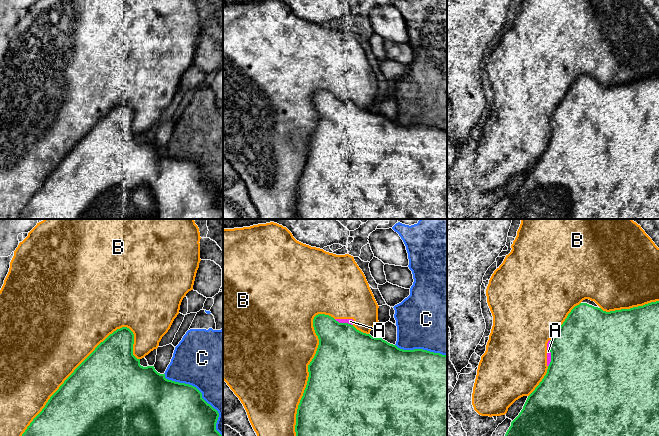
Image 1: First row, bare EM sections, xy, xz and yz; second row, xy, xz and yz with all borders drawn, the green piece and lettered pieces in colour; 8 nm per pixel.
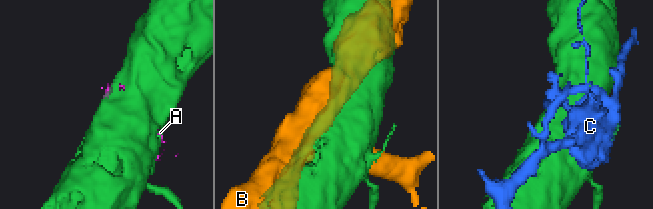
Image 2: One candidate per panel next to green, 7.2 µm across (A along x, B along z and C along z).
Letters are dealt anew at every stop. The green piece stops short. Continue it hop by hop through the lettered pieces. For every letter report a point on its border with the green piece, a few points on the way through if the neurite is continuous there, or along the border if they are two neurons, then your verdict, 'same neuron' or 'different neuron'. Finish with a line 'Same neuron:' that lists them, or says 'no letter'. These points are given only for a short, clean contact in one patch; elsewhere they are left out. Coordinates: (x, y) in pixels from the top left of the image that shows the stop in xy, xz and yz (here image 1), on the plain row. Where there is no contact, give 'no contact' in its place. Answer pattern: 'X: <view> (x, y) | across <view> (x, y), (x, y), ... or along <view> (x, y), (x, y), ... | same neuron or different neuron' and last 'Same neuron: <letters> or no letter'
A: yz (551, 129) | different neuron
B: xy (66, 155) | different neuron
C: xy (201, 171) | different neuron
Same neuron: no letter

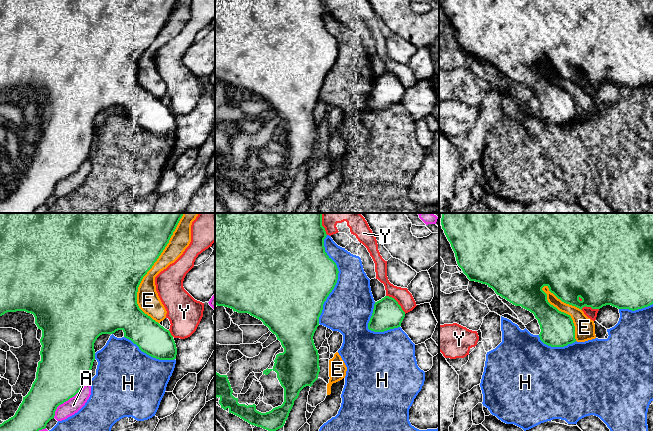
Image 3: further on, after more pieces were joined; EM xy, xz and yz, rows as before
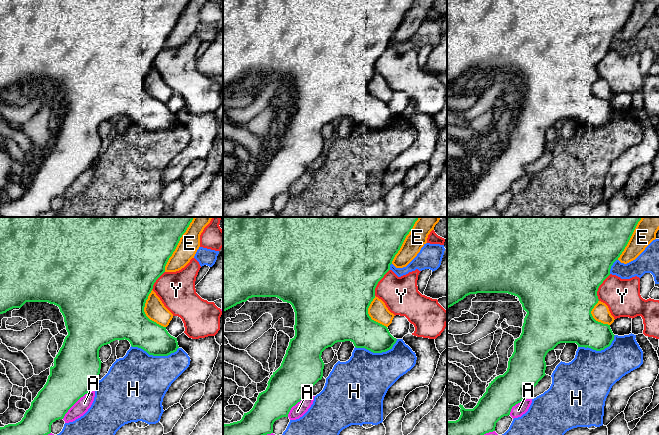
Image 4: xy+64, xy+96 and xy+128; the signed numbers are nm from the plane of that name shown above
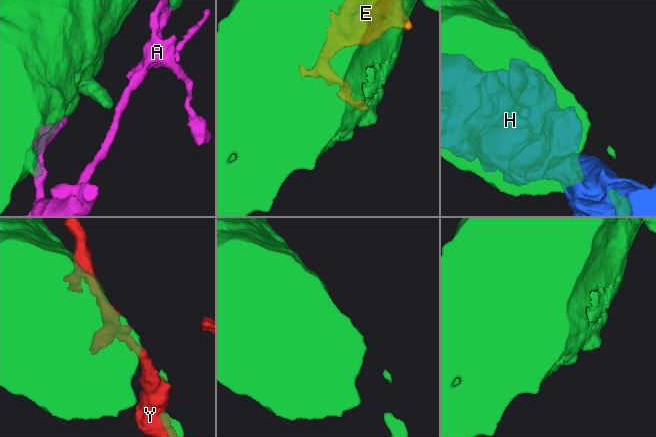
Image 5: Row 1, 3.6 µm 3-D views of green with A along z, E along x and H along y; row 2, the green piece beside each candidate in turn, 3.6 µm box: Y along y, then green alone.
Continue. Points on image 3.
A: xy (67, 176) | different neuron
E: xy (145, 50) | different neuron
H: xz (337, 55) | different neuron
Y: xz (397, 78) | different neuron
Same neuron: no letter

